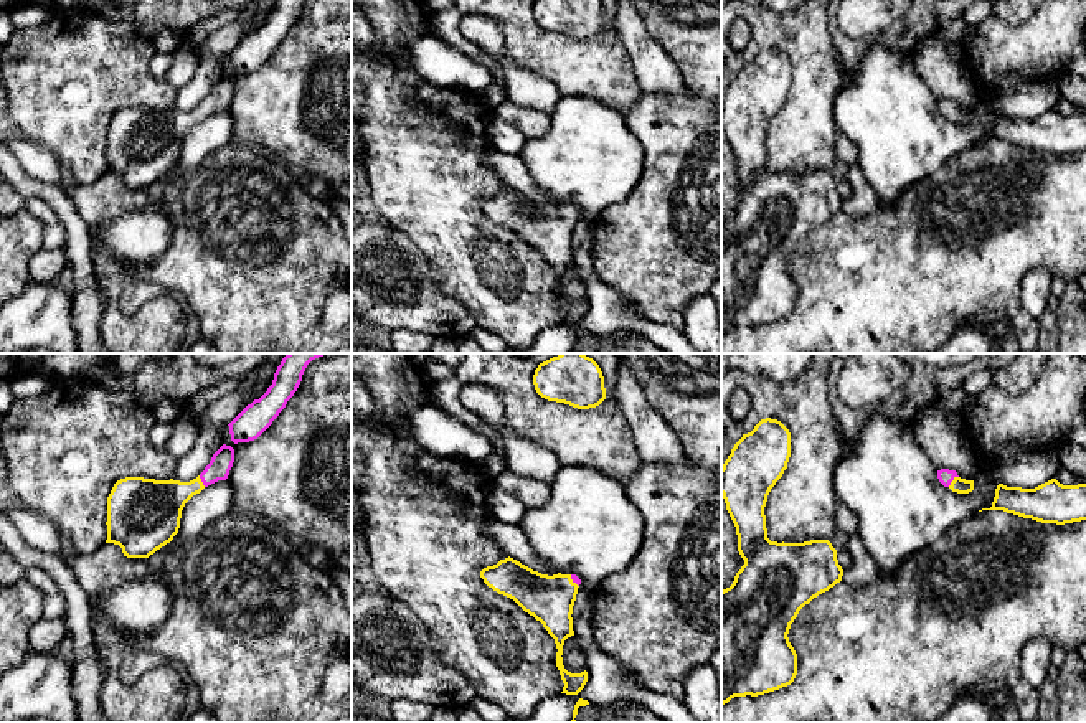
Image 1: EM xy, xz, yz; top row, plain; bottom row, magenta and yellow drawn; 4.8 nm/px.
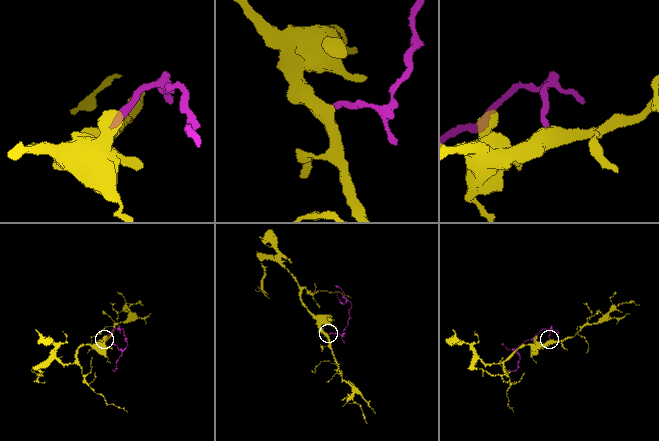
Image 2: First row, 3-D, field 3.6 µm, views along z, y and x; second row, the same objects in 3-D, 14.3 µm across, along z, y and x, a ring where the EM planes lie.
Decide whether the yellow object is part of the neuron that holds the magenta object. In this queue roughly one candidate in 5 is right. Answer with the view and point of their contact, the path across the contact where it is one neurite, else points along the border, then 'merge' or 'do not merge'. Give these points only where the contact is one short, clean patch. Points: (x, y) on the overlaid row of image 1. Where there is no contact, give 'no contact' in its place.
meets magenta in yz at (953, 479); runs through yz (944, 476), (953, 479), (961, 486); merge

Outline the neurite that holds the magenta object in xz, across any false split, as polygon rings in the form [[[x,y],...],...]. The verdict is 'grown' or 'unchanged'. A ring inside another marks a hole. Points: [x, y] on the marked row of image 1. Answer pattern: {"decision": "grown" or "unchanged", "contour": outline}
{"decision": "grown", "contour": [[[510,556],[484,568],[480,578],[543,624],[558,649],[556,667],[564,683],[561,693],[578,695],[588,682],[588,672],[568,672],[561,655],[564,640],[574,636],[571,614],[581,579],[576,574],[541,574]]]}

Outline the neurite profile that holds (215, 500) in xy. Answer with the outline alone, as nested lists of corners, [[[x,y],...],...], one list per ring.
[[[228,479],[205,487],[185,503],[178,533],[160,550],[193,541],[208,525],[228,515],[231,510],[233,485]]]

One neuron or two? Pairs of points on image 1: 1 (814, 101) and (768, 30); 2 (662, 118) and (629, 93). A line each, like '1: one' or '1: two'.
1: one
2: two

